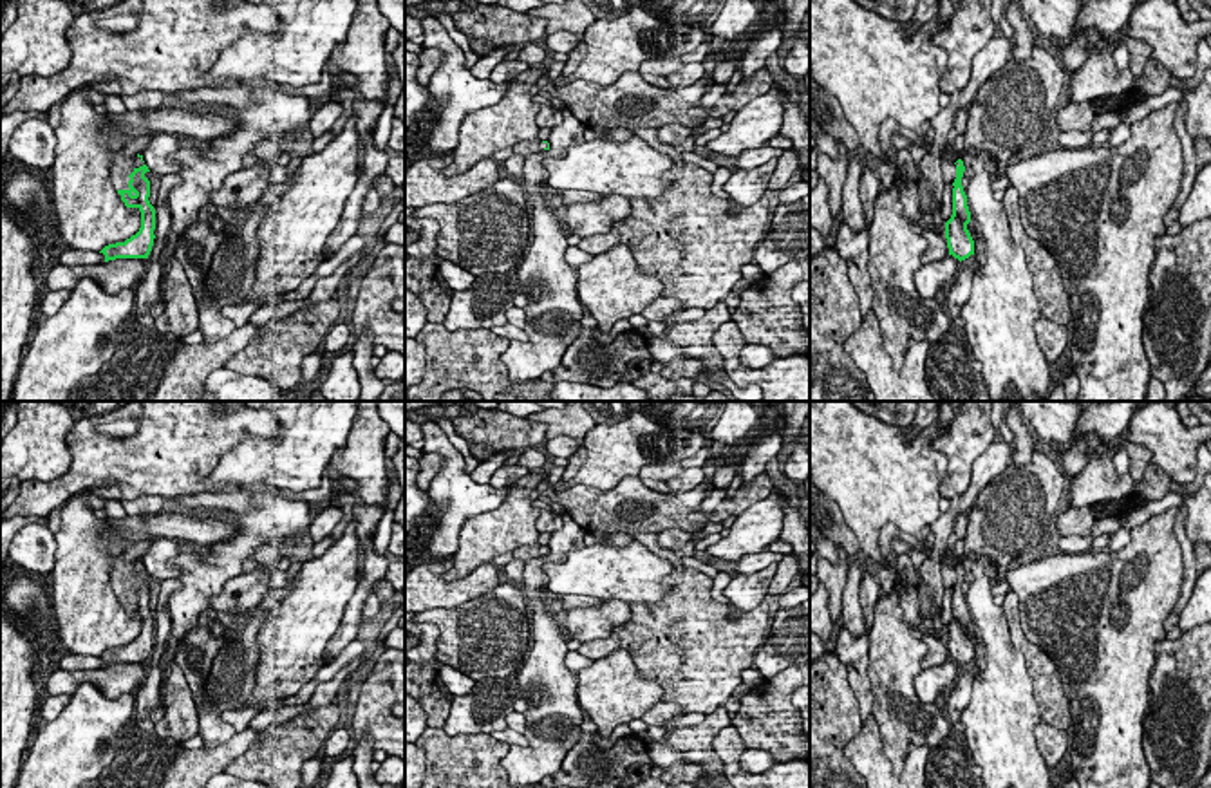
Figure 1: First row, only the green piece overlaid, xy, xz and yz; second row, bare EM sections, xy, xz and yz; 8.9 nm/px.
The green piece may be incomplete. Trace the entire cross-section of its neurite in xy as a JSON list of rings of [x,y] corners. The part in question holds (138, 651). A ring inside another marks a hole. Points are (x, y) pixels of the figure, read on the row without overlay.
[[[121,555],[112,566],[112,587],[121,600],[127,613],[137,613],[141,616],[141,633],[136,640],[125,647],[105,651],[99,658],[105,660],[105,667],[116,663],[148,663],[154,651],[155,614],[150,609],[150,586],[145,578],[150,577],[143,566],[143,560],[127,562]]]

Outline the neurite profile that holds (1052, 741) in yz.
[[[1039,721],[1034,727],[1034,736],[1041,755],[1045,757],[1050,770],[1057,766],[1066,752],[1068,732]]]

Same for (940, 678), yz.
[[[953,660],[943,661],[942,665],[934,665],[924,669],[915,680],[915,690],[922,703],[934,703],[940,692],[949,692],[958,676],[962,667]]]

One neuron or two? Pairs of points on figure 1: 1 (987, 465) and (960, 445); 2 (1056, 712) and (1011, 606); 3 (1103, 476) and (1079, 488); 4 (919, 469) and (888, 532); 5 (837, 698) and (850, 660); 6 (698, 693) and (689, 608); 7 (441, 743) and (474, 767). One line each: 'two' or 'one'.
1: two
2: one
3: one
4: two
5: two
6: one
7: one

